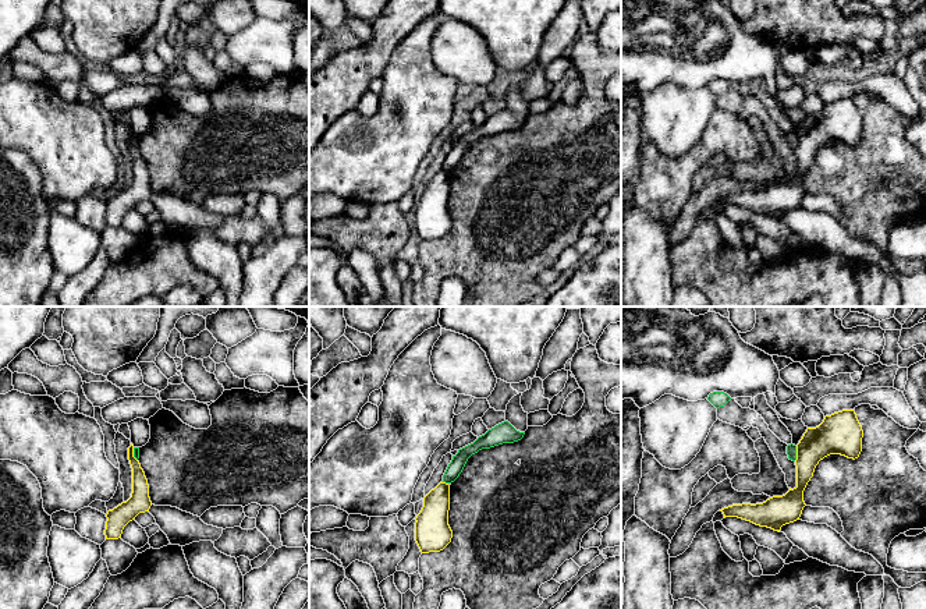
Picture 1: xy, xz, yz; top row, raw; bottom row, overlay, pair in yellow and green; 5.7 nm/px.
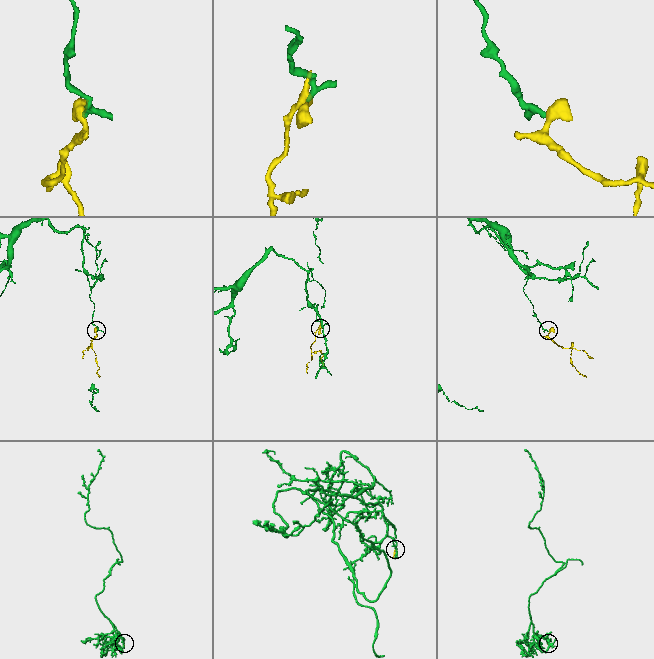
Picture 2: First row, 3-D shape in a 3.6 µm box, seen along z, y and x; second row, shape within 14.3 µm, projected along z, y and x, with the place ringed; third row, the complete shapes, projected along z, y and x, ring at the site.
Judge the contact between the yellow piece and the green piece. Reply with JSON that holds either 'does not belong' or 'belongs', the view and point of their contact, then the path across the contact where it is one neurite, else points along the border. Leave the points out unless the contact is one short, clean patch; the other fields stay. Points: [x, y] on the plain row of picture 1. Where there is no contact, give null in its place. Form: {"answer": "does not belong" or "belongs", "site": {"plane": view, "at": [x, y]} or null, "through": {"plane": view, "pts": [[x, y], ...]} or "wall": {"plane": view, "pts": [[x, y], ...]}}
{"answer": "does not belong", "site": {"plane": "yz", "at": [797, 141]}, "wall": {"plane": "yz", "pts": [[797, 134], [797, 145], [794, 148]]}}

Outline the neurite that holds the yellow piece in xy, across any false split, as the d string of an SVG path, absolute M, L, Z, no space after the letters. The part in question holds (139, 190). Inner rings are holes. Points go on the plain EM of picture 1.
M134 132L128 135L128 148L132 156L132 181L127 190L123 190L106 205L106 227L121 226L124 215L132 209L139 201L149 199L152 190L149 185L149 173L139 149L134 145Z

